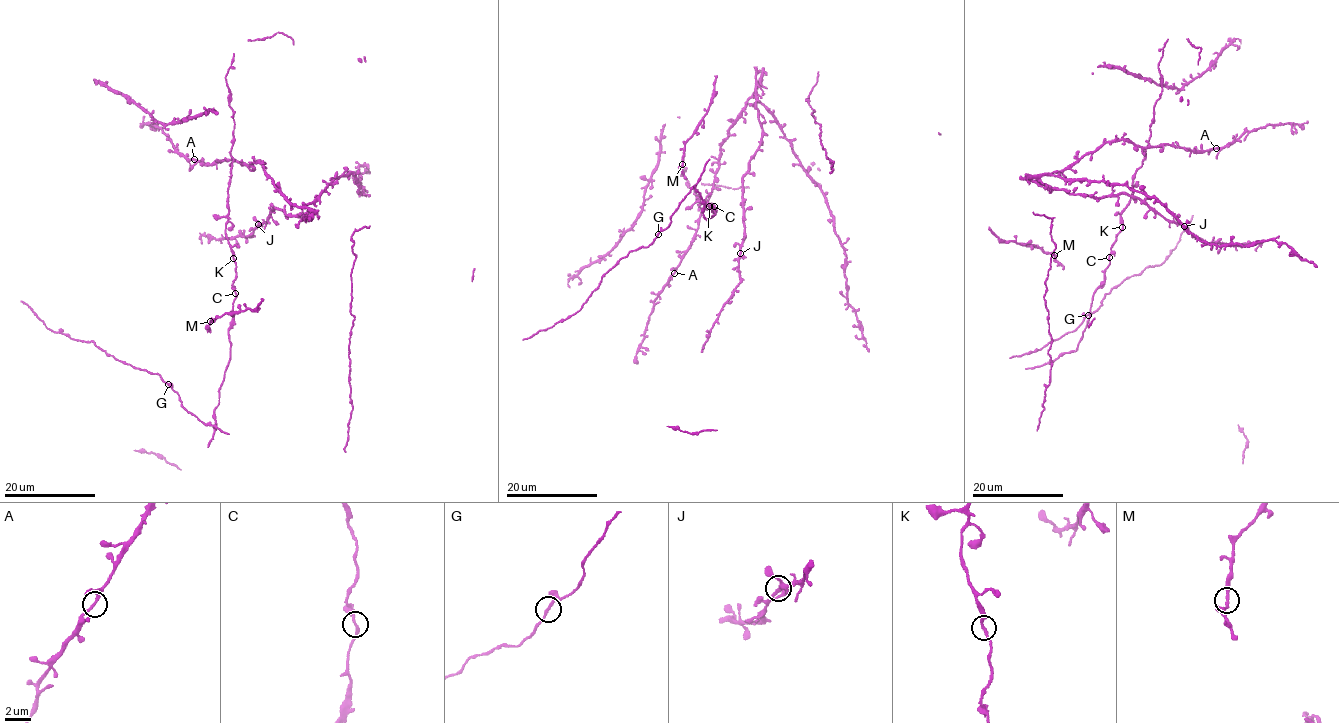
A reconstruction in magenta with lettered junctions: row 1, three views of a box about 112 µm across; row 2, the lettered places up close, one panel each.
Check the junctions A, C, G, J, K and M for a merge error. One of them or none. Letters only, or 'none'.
none

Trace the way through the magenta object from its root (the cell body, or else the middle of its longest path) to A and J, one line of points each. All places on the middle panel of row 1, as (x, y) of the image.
A: (711, 204), (708, 207), (704, 200), (698, 205), (697, 195), (705, 191), (707, 204), (695, 238), (674, 273)
J: (711, 204), (698, 205), (697, 195), (712, 191), (719, 147), (761, 71), (762, 141), (743, 178), (740, 253)

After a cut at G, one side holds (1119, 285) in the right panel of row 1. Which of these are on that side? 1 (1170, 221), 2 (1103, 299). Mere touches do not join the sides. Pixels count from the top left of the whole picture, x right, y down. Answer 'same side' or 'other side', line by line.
1: other side
2: same side

